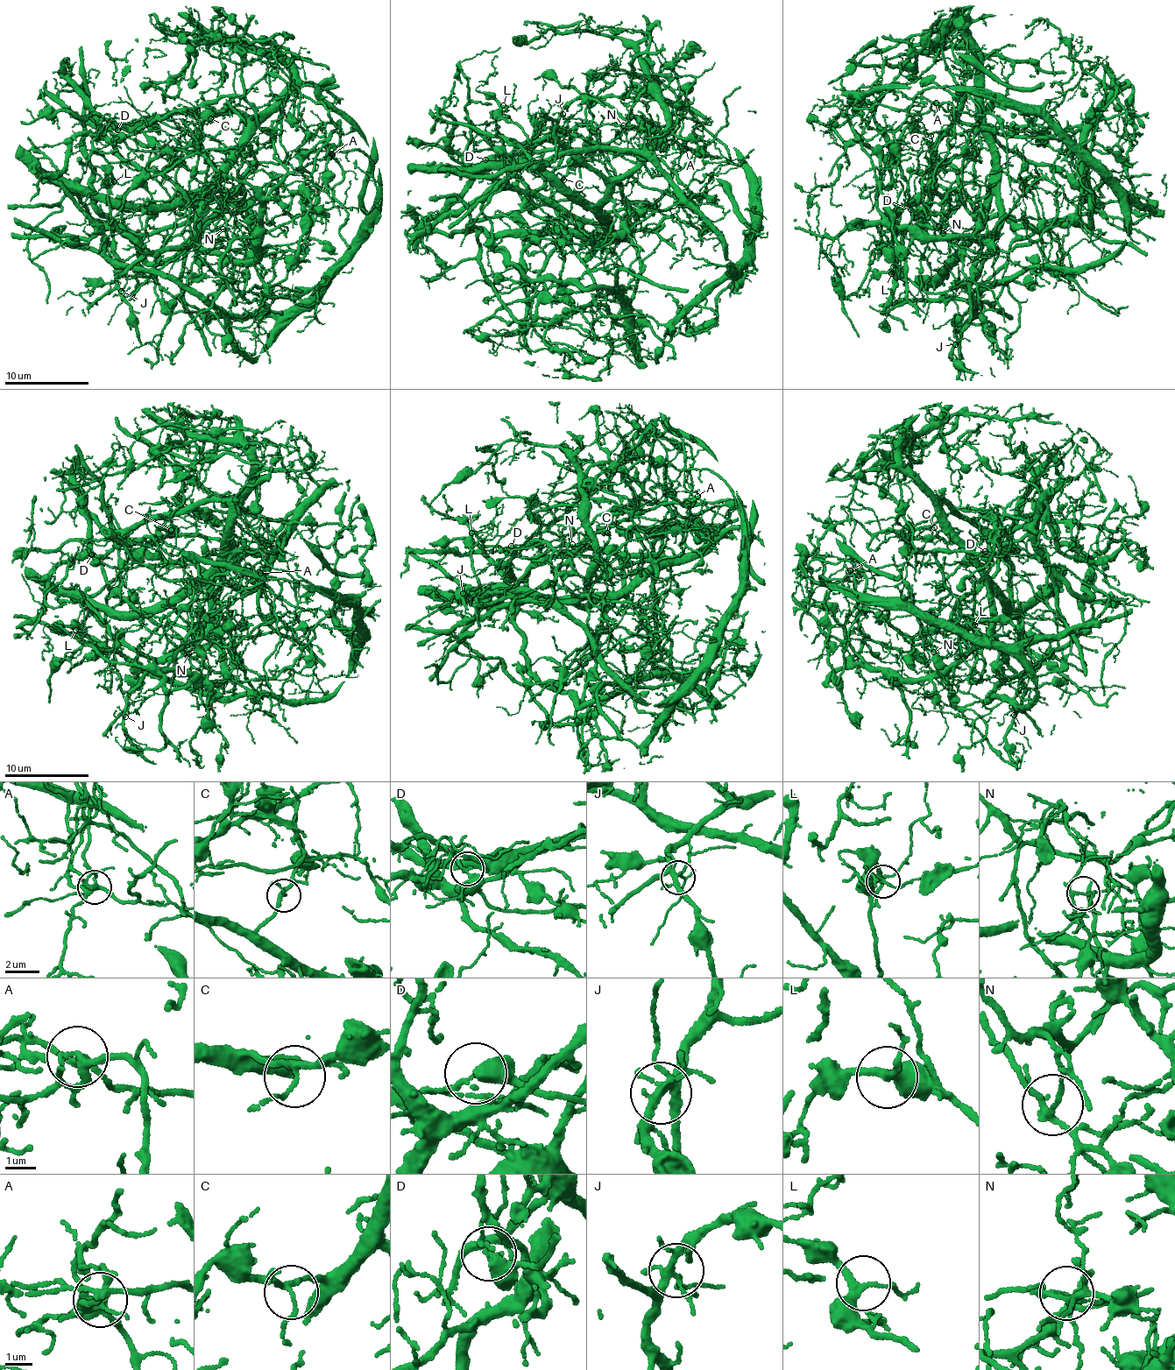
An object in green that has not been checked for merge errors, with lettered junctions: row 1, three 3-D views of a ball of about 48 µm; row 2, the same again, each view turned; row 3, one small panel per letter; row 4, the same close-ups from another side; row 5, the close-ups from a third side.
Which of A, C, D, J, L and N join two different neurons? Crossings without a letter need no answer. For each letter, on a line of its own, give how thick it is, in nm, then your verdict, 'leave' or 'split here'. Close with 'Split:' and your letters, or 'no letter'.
A: calibre 240 nm; split here
C: calibre 170 nm; leave
D: calibre 240 nm; split here
J: calibre 240 nm; leave
L: calibre 240 nm; leave
N: calibre 120 nm; split here
Split: A, D, N

